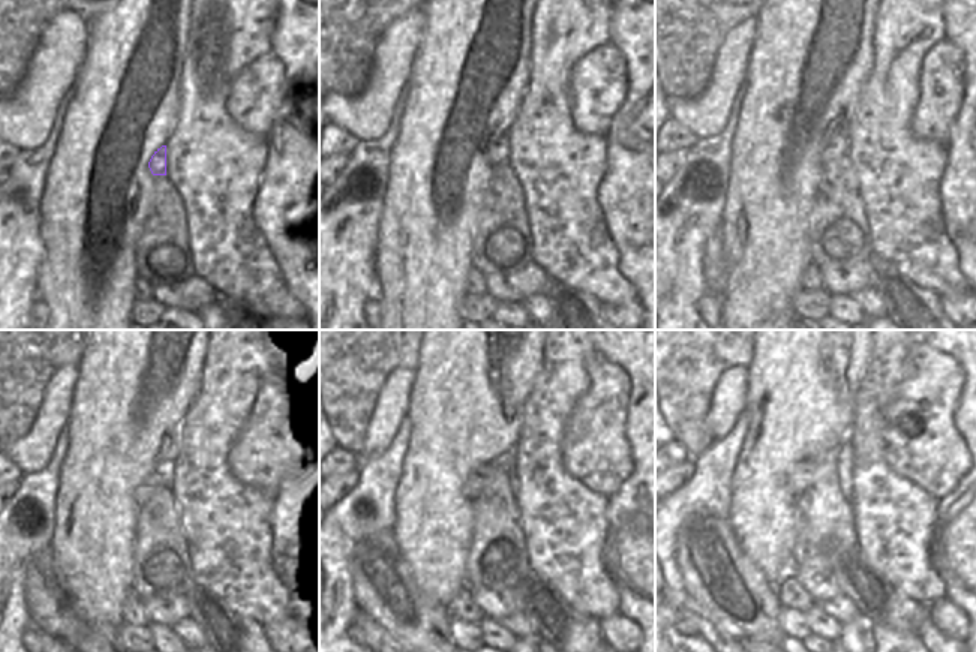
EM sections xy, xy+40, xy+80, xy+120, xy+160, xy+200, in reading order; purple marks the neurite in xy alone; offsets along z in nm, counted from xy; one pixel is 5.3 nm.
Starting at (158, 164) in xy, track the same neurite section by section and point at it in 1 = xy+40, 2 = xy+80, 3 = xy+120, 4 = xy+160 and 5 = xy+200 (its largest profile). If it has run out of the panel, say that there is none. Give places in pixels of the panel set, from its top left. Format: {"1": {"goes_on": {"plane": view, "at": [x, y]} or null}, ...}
{"1": {"goes_on": {"plane": "xy+40", "at": [498, 153]}}, "2": {"goes_on": {"plane": "xy+80", "at": [837, 147]}}, "3": {"goes_on": {"plane": "xy+120", "at": [162, 477]}}, "4": {"goes_on": {"plane": "xy+160", "at": [477, 480]}}, "5": {"goes_on": {"plane": "xy+200", "at": [802, 474]}}}

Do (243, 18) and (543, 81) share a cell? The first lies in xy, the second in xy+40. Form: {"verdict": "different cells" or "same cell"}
{"verdict": "same cell"}

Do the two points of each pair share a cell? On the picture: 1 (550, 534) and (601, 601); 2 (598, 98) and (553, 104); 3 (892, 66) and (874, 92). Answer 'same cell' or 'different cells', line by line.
1: same cell
2: different cells
3: same cell

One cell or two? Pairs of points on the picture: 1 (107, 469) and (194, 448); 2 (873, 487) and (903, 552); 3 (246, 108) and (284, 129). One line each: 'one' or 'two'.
1: two
2: one
3: two

